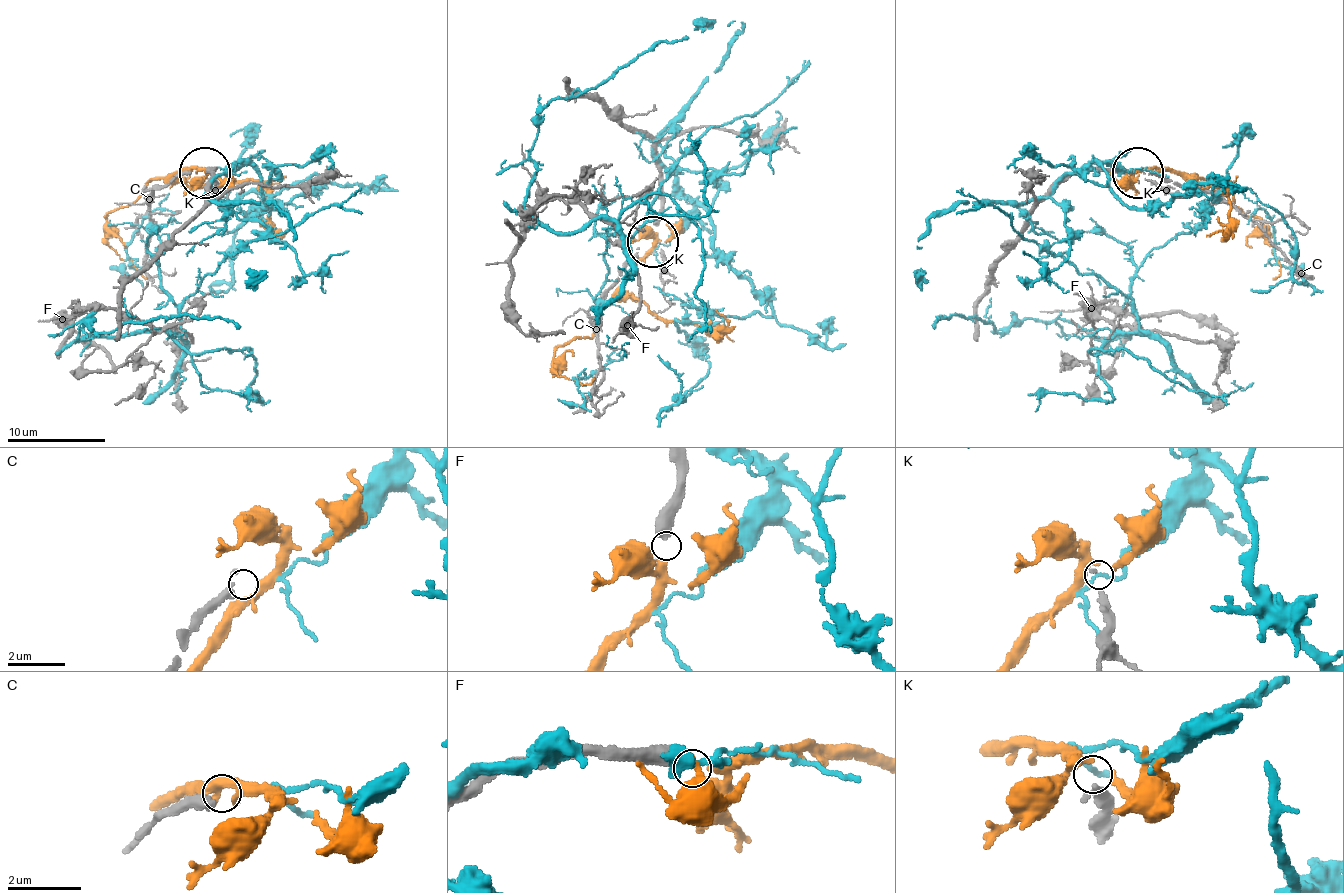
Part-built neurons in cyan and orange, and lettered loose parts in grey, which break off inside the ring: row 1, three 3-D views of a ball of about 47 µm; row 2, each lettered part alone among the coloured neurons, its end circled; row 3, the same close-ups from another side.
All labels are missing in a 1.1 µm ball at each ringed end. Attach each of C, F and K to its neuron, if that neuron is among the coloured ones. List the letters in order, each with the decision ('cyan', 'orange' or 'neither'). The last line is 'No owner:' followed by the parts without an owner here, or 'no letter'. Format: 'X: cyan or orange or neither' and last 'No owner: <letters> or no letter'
C: neither
F: orange
K: neither
No owner: C, K

